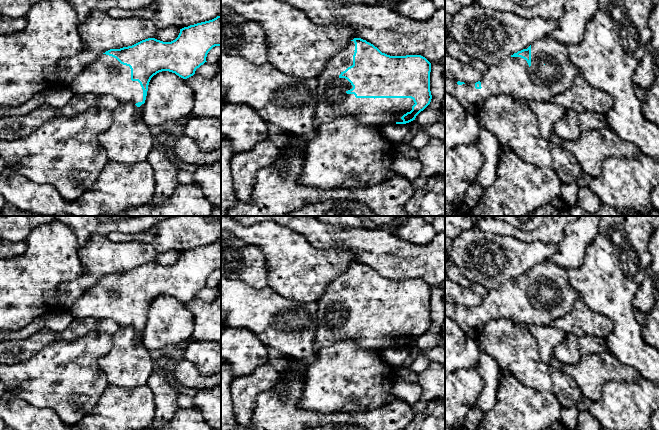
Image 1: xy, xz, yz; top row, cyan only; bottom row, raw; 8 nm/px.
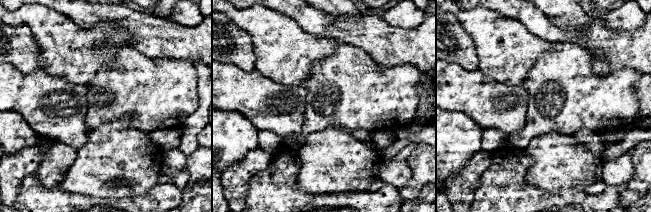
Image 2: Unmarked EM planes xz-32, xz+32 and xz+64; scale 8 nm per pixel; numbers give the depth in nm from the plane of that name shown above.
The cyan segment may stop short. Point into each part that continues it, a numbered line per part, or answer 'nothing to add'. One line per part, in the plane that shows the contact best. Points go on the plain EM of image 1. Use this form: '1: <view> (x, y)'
1: xz (332, 324)

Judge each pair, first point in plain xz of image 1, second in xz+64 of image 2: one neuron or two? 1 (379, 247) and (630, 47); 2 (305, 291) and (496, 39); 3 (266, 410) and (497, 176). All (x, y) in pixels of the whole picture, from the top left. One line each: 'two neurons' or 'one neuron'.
1: one neuron
2: one neuron
3: one neuron

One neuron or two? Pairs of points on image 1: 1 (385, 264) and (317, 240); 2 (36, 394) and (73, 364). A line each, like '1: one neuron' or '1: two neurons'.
1: one neuron
2: one neuron

